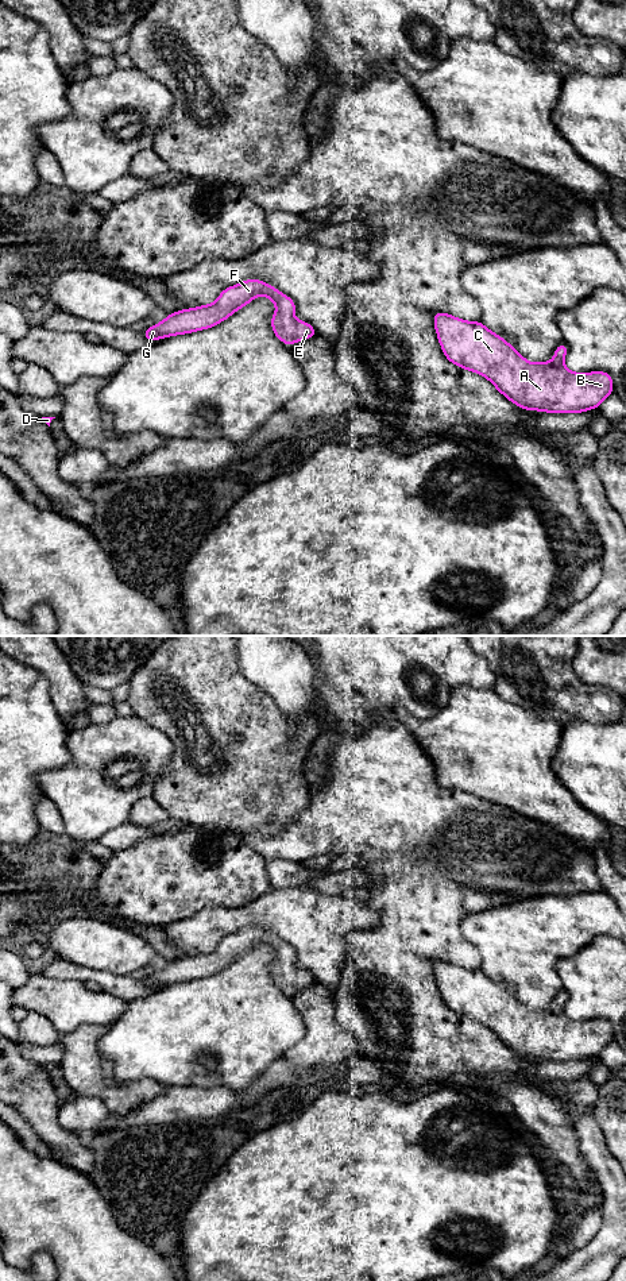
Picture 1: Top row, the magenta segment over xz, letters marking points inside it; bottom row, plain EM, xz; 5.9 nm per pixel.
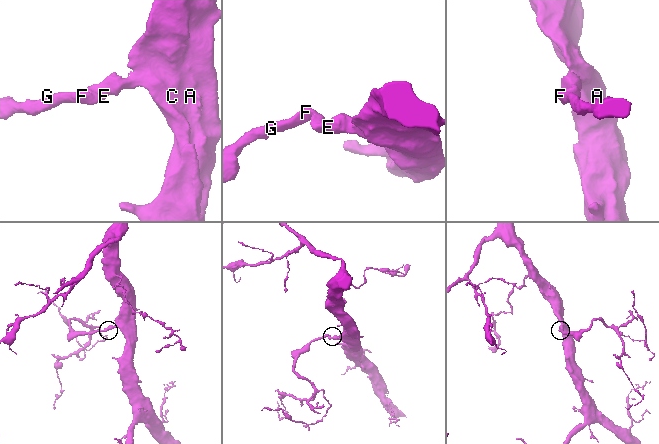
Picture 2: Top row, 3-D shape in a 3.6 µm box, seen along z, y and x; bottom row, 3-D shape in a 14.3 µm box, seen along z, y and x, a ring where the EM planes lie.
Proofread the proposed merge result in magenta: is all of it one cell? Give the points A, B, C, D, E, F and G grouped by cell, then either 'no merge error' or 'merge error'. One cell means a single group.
groups A B C D E F G; no merge error

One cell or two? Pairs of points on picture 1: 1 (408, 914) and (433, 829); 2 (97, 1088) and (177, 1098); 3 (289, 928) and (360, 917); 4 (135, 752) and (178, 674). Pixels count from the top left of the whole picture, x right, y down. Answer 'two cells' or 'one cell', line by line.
1: one cell
2: two cells
3: one cell
4: two cells

